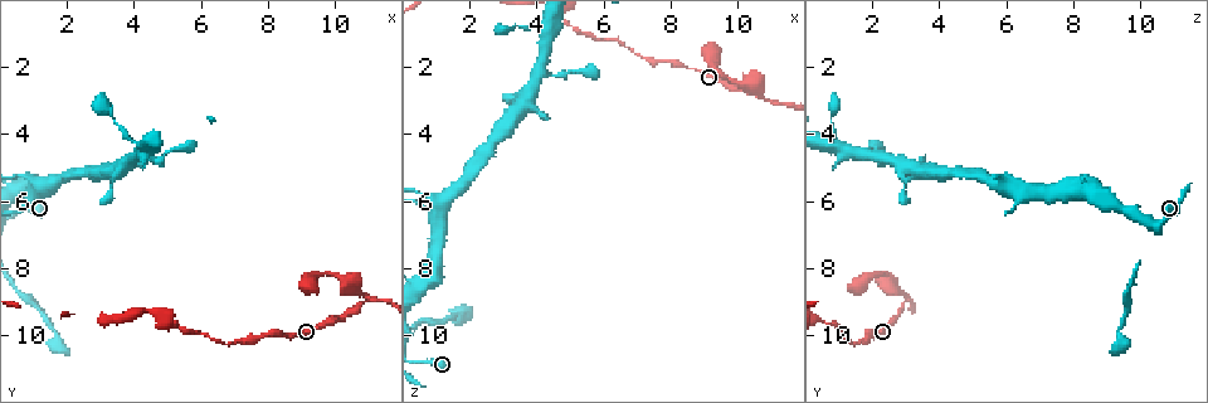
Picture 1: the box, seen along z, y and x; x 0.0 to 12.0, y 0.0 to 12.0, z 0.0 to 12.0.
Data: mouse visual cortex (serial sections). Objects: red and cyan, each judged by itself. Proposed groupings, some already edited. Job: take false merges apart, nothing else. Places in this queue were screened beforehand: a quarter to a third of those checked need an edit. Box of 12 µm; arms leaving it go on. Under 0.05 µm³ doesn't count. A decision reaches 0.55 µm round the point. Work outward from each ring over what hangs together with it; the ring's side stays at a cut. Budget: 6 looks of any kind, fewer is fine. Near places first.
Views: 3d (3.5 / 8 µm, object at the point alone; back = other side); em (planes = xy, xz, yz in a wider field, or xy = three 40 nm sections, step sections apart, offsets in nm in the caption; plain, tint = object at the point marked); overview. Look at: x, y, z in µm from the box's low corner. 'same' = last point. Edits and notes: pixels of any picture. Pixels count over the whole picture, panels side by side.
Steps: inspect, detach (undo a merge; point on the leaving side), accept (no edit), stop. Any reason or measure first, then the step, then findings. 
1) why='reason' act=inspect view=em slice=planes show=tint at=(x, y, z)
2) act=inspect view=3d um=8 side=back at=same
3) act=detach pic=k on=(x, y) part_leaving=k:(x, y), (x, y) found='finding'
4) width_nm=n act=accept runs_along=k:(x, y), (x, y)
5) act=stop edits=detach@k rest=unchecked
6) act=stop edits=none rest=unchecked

why='small branch off a trunk' act=inspect view=3d um=3.5 at=(1.1, 5.7, 6.5)

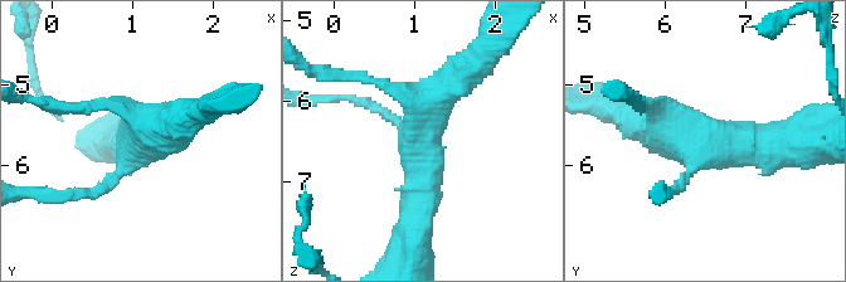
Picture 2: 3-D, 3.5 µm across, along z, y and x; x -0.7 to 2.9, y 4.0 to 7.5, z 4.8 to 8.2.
arms=4 arm_widths_nm=150,200,450,450 act=inspect view=em slice=xy step=3 show=tint at=(1.10, 5.65, 6.55)

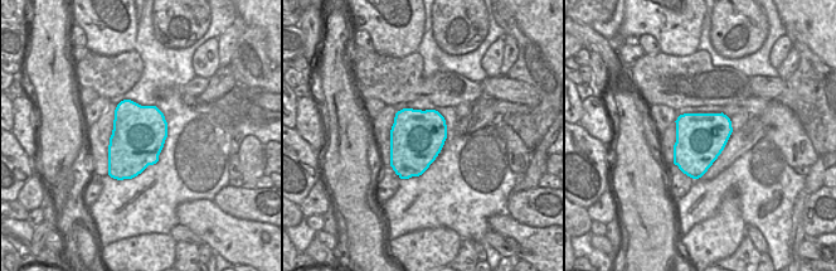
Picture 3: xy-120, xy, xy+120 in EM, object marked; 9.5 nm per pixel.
act=accept runs_along=2:(413, 228), (424, 115), (460, 76) found='continuous, no second cell'

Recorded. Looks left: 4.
why='side arm on a straight run' act=inspect view=3d um=3.5 at=(4.1, 4.7, 2.1)

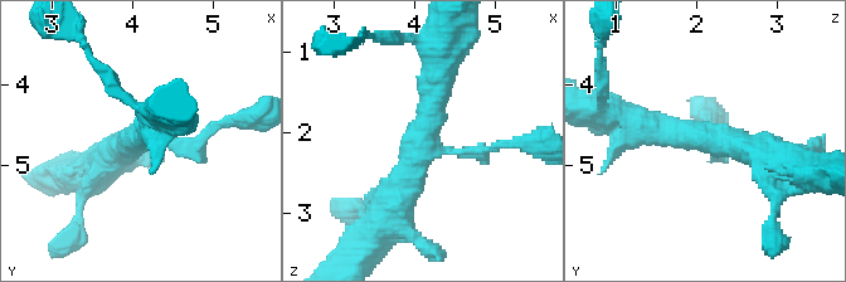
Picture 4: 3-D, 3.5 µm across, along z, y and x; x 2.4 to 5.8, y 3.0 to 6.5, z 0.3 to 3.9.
act=inspect view=em slice=xy step=5 show=tint at=(4.05, 4.65, 2.20)

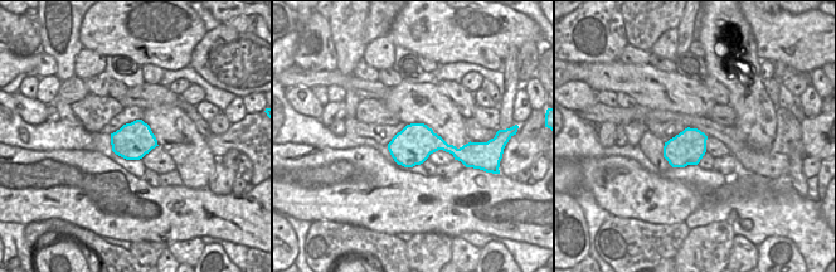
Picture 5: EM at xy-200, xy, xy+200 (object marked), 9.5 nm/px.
why='cut it another way' act=inspect view=em slice=planes show=tint at=same

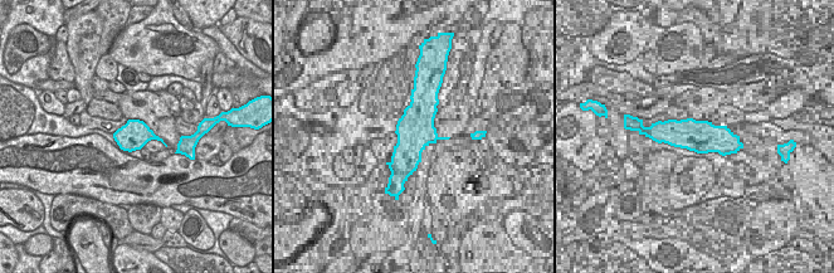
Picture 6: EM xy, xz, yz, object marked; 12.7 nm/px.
act=accept runs_along=4:(388, 218), (412, 173), (438, 73) found='all the same cell'

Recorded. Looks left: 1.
act=stop edits=none rest=unchecked

